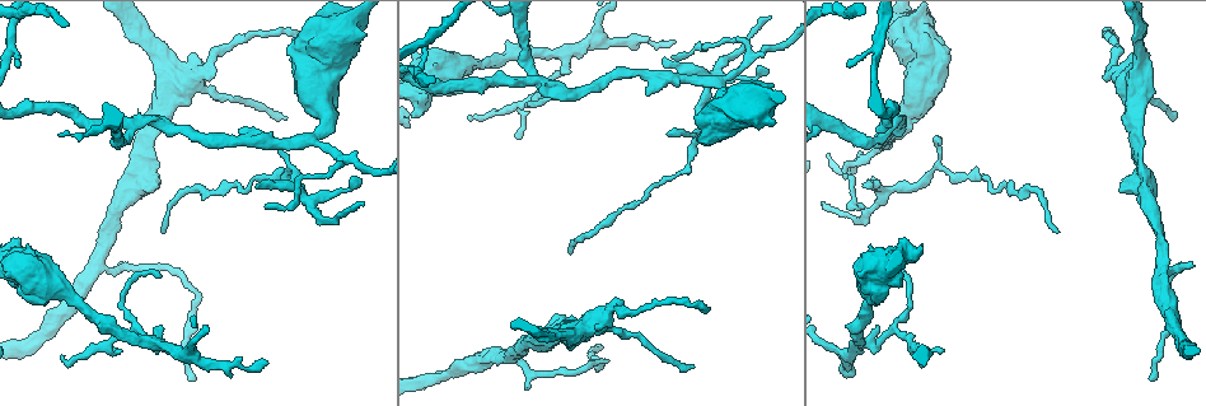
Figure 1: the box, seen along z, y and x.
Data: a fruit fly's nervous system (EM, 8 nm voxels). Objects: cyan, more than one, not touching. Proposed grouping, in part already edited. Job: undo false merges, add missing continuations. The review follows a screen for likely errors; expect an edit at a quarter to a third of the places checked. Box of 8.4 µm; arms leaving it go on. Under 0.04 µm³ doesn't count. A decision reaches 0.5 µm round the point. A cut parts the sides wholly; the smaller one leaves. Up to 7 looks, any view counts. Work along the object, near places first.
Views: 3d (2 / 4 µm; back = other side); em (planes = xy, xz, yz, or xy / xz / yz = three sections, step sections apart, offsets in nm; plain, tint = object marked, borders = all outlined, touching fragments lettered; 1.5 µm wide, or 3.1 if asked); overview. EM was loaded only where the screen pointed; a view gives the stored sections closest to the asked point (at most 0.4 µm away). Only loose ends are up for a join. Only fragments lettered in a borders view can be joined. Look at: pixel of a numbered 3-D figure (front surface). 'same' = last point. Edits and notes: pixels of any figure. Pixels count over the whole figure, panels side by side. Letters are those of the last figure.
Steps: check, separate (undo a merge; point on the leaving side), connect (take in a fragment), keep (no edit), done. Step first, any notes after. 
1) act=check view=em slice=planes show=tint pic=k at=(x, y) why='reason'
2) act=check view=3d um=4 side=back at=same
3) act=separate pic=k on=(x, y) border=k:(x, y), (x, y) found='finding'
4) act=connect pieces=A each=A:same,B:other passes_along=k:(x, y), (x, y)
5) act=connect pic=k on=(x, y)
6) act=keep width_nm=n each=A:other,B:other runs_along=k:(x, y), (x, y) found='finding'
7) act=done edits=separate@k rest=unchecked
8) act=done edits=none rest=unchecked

act=check view=em slice=planes show=borders pic=1 at=(558, 317) why='branch stops here'

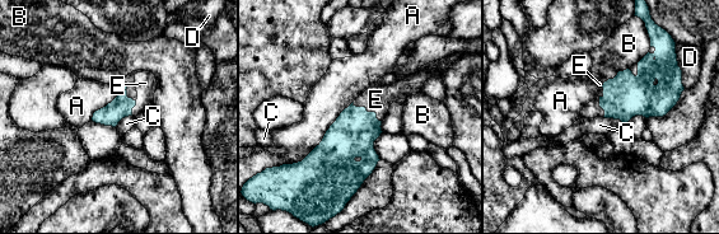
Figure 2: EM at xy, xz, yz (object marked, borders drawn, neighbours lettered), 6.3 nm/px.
act=connect pieces=E longest_contact=A:550nm each=A:other,B:other,C:other,D:other,E:same passes_along=2:(353, 134), (369, 112), (376, 99) found='it goes on there'

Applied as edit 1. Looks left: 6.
act=check view=3d um=2 pic=1 at=(101, 259) why='sharp bend'

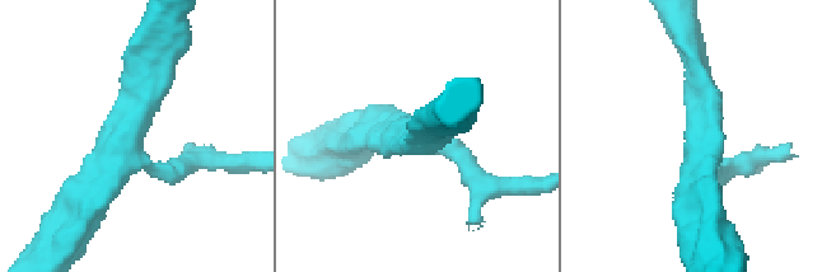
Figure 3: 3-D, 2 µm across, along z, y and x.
act=check view=em slice=planes show=tint pic=3 at=(705, 136) why='need the tissue'

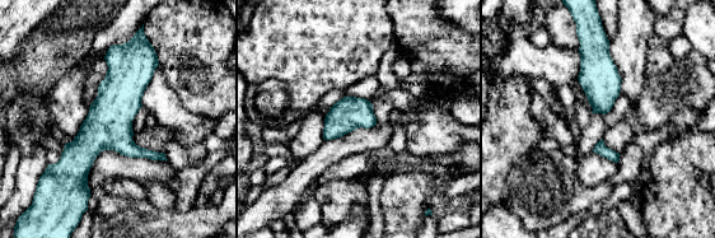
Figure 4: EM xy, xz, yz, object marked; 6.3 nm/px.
act=check view=em slice=planes show=borders at=same

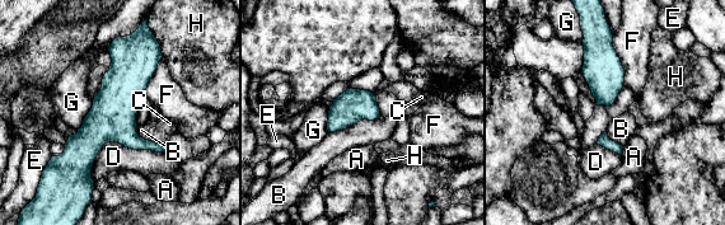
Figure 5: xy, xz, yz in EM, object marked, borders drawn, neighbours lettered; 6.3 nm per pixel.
act=keep width_nm=220 each=A:other,B:other,C:other,D:other,E:other,F:other,G:other,H:other runs_along=5:(132, 38), (84, 145), (90, 184) found='all the same neuron'

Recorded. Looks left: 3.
act=check view=em slice=planes show=borders pic=1 at=(131, 123) why='two arms in line, one across'

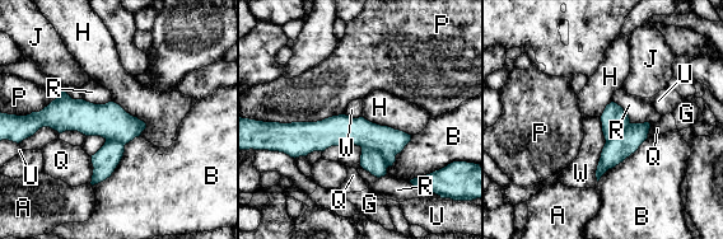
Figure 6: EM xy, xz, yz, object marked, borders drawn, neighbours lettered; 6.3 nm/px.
act=separate pic=6 on=(374, 162) each=A:other,B:other,G:other,H:other,J:other,P:other,Q:other,R:other,U:other,W:other part_leaving=6:(645, 126), (598, 173) found='a second neuron is stuck on'

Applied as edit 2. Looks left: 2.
act=done edits=connect@2,separate@6 rest=unchecked

